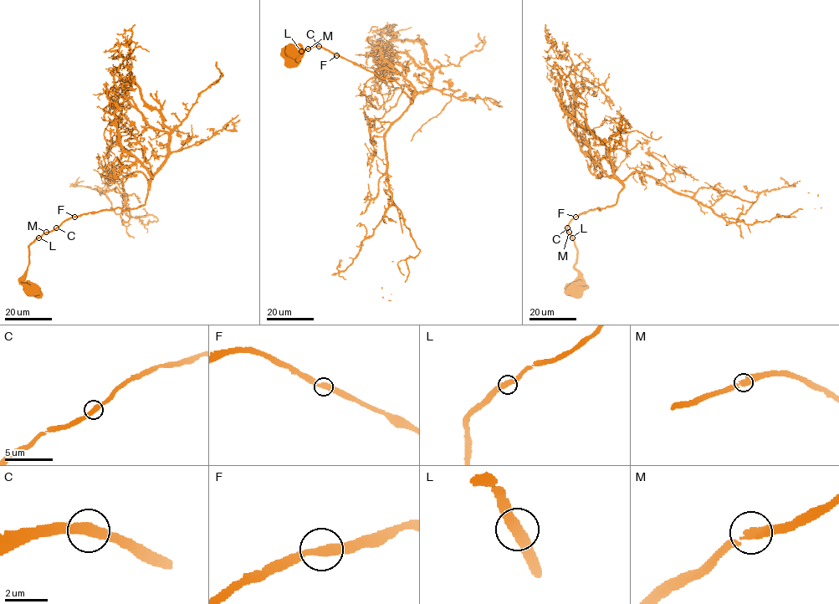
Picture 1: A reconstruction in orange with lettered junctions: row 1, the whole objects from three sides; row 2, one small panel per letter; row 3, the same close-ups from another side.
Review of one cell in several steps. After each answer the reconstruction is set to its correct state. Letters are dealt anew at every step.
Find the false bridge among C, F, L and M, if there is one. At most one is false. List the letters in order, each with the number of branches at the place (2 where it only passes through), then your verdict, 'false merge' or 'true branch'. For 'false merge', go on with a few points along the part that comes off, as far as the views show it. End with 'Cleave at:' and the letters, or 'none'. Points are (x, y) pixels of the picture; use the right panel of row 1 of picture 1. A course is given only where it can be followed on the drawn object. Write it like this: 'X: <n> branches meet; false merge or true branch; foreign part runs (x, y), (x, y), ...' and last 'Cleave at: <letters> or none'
C: 2 branches meet; true branch
F: 2 branches meet; true branch
L: 2 branches meet; true branch
M: 2 branches meet; true branch
Cleave at: none

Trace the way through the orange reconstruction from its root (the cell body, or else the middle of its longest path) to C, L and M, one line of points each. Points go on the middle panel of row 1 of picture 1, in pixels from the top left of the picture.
C: (294, 51), (289, 49), (284, 57), (319, 46)
L: (294, 51), (289, 49), (284, 57), (301, 51)
M: (294, 51), (289, 49), (284, 57), (308, 48)

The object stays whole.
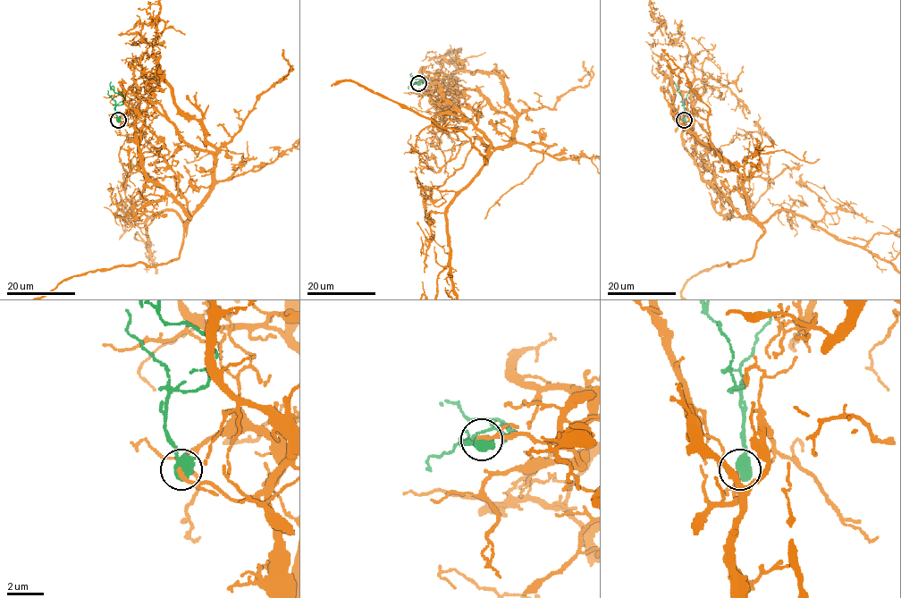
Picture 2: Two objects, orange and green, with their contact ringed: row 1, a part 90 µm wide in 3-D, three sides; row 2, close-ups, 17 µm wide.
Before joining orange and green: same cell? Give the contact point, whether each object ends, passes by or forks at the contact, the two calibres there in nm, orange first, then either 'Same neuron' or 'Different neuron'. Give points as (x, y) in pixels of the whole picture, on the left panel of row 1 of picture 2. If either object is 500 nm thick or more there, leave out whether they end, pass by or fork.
Place: (118, 120). Thickness 220 nm (orange) against 800 nm. Same neuron

